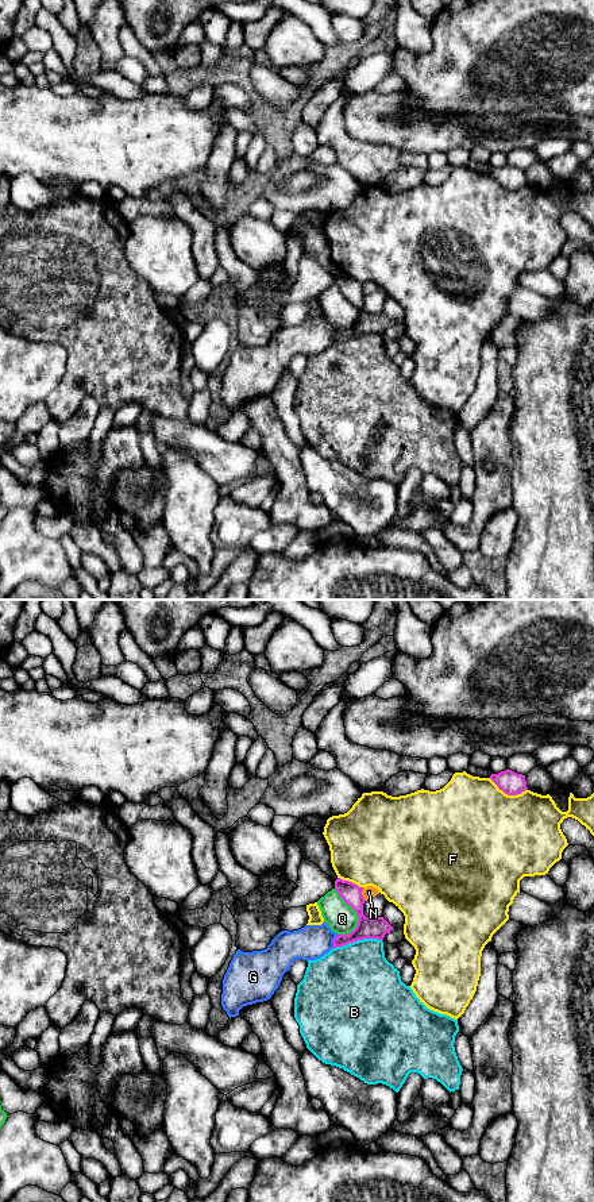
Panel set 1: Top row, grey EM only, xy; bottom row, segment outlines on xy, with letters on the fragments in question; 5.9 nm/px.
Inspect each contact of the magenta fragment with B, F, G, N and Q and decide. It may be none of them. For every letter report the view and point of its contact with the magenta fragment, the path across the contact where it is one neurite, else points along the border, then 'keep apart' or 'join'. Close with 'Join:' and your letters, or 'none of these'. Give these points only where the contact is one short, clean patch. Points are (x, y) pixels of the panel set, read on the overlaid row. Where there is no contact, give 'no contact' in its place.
B: xy (357, 940) | keep apart
F: xy (508, 794) | keep apart
G: xy (334, 942) | keep apart
N: xy (361, 894) | along xy (362, 887), (362, 896), (366, 900) | keep apart
Q: xy (355, 910) | along xy (335, 887), (358, 917), (358, 924), (346, 935) | keep apart
Join: none of these

